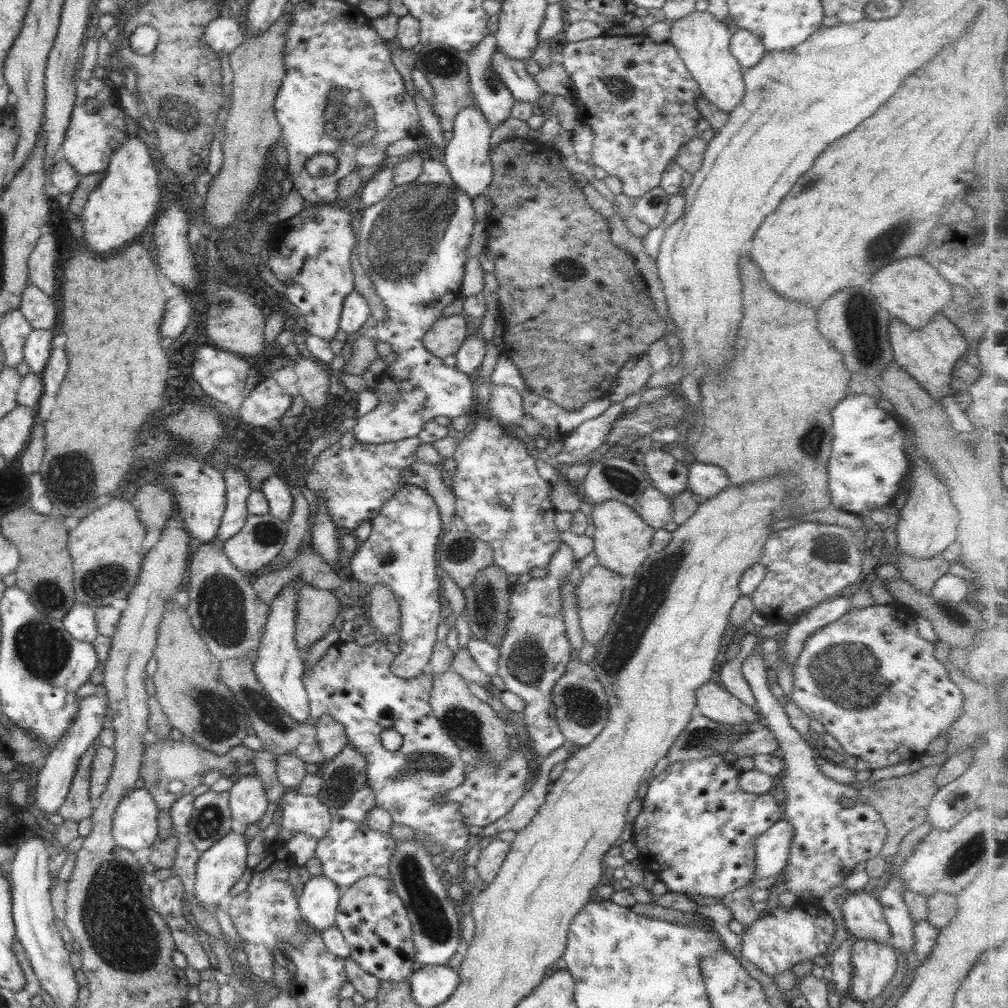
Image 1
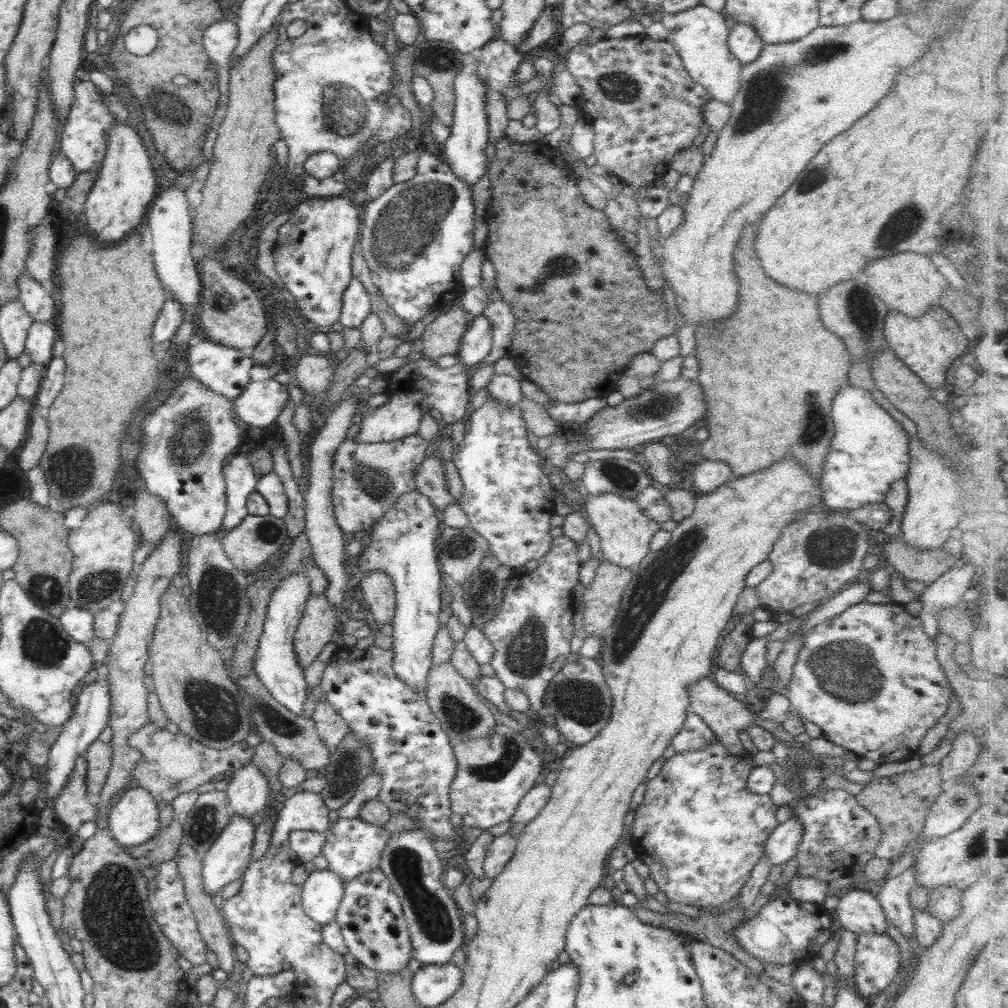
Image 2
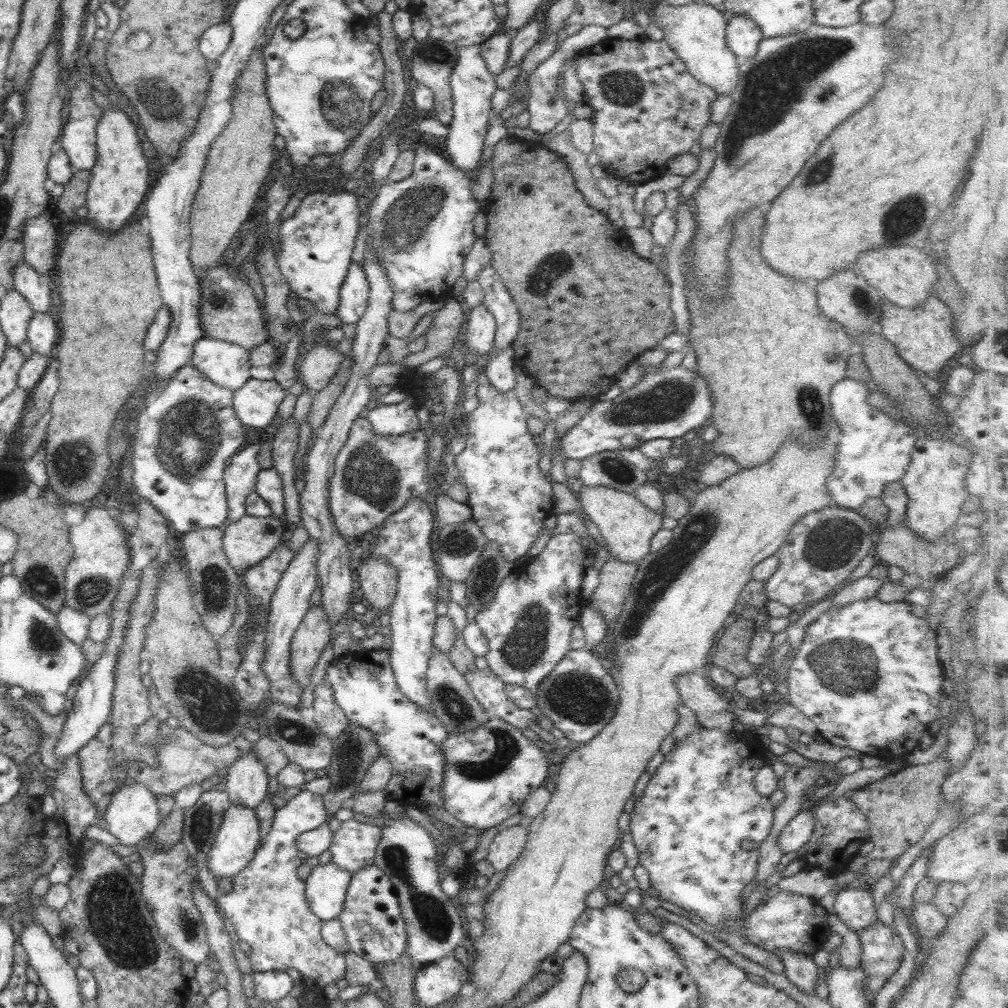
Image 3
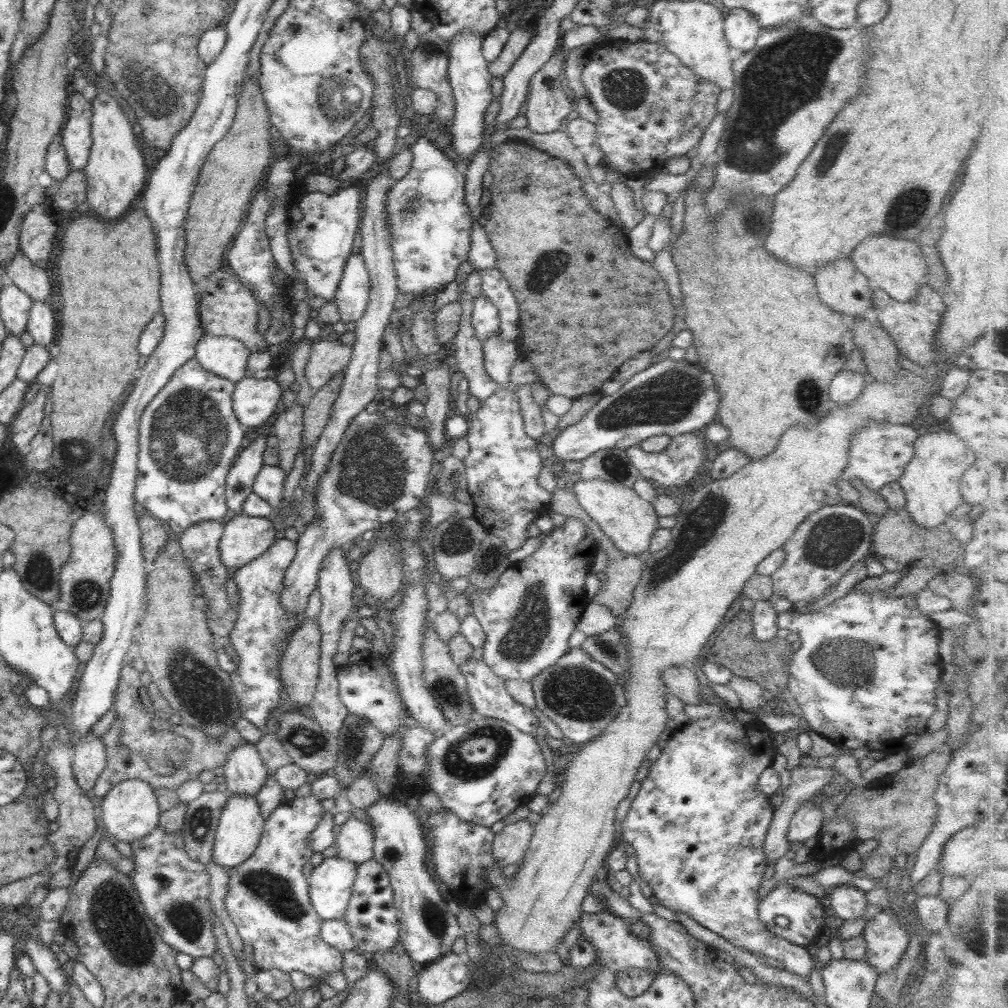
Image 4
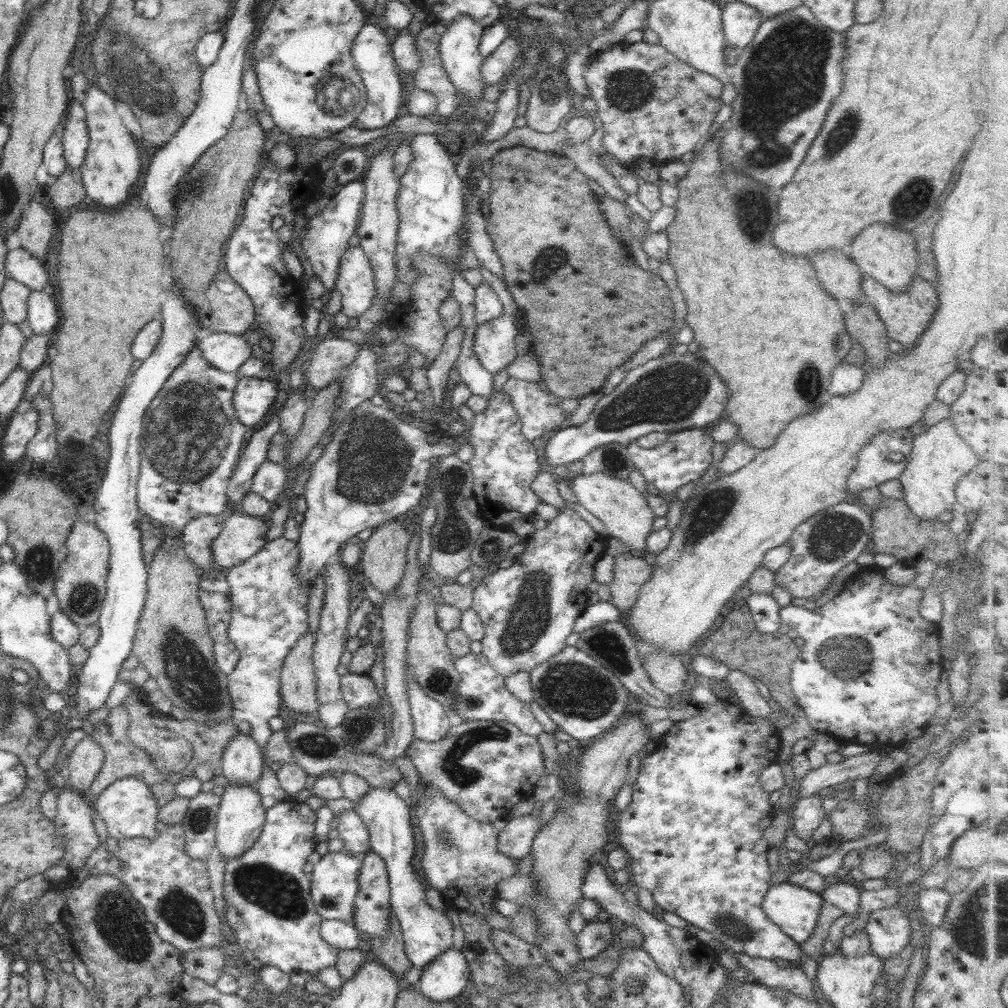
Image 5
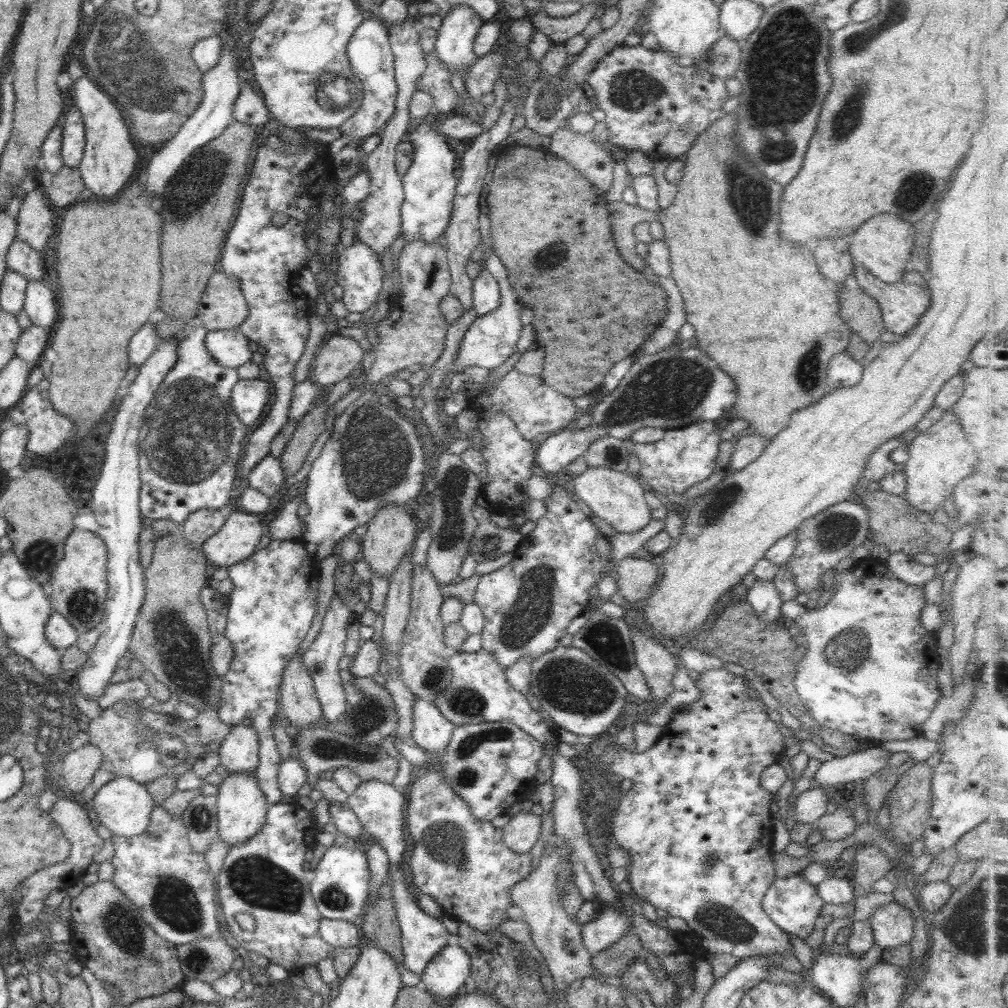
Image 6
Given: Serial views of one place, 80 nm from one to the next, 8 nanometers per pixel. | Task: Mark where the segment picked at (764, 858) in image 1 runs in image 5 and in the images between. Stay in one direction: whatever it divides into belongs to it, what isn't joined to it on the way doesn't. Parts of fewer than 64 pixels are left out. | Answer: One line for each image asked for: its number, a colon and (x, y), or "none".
2: (782, 845)
3: (795, 836)
4: (804, 826)
5: (808, 814)

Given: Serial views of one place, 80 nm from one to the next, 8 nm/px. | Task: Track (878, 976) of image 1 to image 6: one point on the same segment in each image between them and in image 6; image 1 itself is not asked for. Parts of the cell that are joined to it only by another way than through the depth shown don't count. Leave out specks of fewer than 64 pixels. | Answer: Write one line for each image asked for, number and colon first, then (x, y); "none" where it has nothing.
2: (877, 956)
3: (883, 950)
4: (886, 939)
5: (889, 931)
6: (892, 924)

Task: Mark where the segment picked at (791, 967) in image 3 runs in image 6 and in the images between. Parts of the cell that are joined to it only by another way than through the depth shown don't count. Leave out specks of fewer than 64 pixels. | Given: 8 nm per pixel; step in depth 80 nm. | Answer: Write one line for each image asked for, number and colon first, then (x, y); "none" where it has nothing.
4: (698, 824)
5: (695, 829)
6: (697, 823)

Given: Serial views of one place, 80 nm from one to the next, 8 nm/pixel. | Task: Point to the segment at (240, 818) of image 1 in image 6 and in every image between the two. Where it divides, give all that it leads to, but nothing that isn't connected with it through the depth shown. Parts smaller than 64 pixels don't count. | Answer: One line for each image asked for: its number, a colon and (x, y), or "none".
2: (248, 791)
3: (246, 784)
4: (245, 773)
5: (242, 762)
6: (239, 753)

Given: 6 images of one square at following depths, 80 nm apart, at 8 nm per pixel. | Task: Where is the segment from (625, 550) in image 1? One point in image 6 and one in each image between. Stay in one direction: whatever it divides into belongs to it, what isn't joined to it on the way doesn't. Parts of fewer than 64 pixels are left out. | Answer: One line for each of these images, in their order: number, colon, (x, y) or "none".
2: (625, 532)
3: (627, 526)
4: (629, 521)
5: (623, 509)
6: (615, 496)

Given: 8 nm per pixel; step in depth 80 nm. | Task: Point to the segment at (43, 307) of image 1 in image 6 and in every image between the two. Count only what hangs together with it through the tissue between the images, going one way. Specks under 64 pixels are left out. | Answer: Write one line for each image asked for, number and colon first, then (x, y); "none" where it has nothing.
2: (35, 298)
3: (32, 285)
4: (33, 280)
5: (21, 265)
6: (21, 259)

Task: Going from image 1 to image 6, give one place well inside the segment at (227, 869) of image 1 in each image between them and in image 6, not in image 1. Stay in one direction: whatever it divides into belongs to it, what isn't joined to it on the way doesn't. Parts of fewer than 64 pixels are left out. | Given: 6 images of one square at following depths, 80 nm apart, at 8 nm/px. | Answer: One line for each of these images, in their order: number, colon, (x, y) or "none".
2: (225, 861)
3: (238, 837)
4: (241, 823)
5: (241, 815)
6: (242, 807)

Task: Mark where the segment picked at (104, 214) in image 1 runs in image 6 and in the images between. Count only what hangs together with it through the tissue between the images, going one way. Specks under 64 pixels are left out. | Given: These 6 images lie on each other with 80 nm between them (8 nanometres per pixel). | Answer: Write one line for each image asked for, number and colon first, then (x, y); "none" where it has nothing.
2: (125, 187)
3: (120, 181)
4: (116, 173)
5: (111, 168)
6: (109, 159)

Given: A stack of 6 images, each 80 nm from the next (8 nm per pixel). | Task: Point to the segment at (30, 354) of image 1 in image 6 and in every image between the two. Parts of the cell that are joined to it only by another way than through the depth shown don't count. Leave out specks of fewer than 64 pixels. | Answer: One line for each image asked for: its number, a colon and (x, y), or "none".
2: (41, 336)
3: (41, 333)
4: (41, 324)
5: (41, 307)
6: (39, 305)

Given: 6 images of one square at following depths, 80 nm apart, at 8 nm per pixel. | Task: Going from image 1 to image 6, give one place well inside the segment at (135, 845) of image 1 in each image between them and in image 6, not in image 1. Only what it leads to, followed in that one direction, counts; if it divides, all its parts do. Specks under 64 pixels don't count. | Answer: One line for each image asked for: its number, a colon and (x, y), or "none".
2: (134, 819)
3: (132, 815)
4: (130, 810)
5: (128, 807)
6: (124, 806)

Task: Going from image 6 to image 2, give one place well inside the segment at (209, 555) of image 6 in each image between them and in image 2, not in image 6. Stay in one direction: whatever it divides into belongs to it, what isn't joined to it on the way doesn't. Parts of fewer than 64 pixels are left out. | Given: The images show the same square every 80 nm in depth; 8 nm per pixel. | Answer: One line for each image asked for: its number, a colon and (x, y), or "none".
2: (249, 545)
3: (247, 541)
4: (245, 538)
5: (243, 535)

